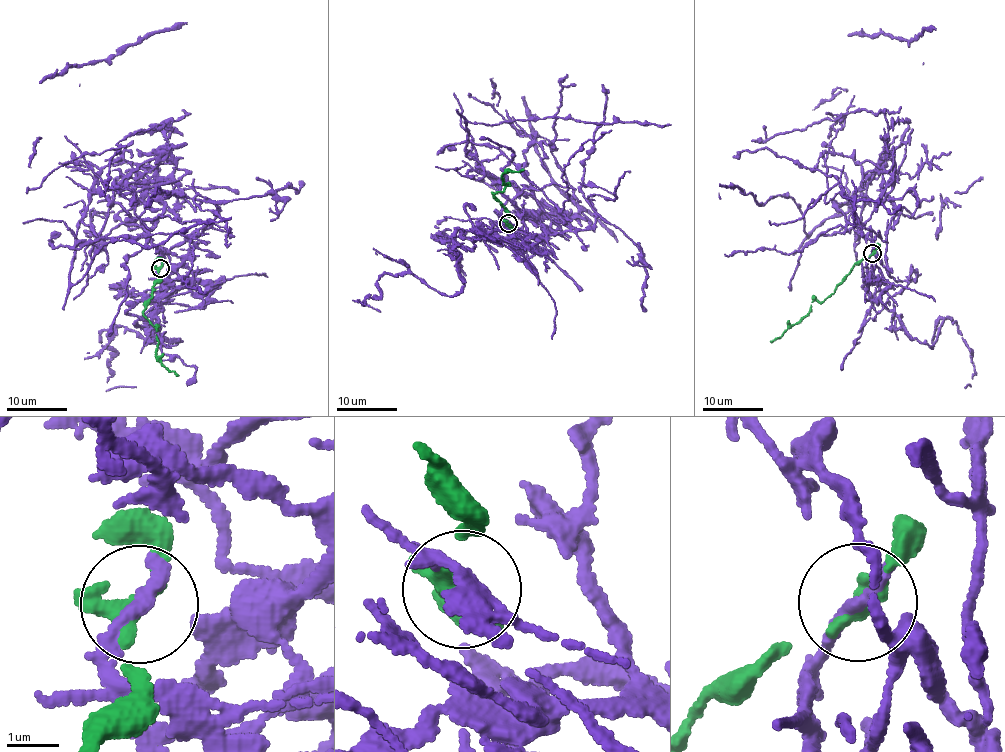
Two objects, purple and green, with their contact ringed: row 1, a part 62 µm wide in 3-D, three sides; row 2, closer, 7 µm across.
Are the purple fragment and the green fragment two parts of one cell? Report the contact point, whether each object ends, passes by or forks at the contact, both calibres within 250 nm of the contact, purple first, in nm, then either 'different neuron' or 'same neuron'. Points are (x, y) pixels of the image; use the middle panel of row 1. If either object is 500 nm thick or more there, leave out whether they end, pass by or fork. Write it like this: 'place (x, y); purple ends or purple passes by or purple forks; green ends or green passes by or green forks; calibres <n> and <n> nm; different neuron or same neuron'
place (508, 223); purple ends; green passes by; calibres 320 and 280 nm; different neuron

